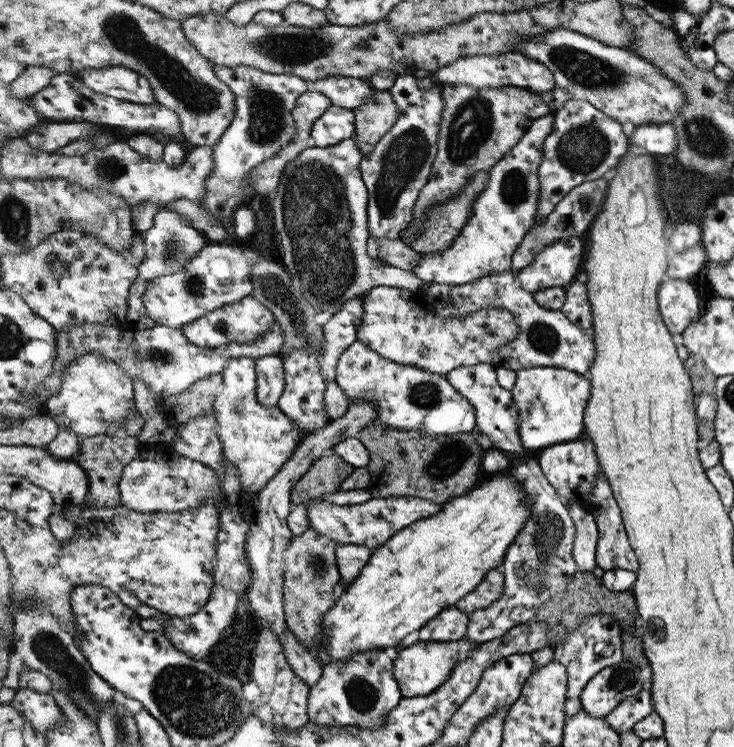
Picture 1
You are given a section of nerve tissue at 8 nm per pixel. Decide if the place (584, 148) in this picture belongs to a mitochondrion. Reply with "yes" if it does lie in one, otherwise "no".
yes

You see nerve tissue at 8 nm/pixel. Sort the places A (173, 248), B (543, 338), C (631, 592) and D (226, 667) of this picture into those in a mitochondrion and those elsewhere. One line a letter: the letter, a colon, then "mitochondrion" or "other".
A: mitochondrion
B: mitochondrion
C: other
D: mitochondrion

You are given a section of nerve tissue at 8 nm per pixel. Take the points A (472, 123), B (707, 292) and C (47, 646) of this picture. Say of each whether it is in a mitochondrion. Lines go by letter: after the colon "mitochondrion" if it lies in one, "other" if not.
A: mitochondrion
B: other
C: mitochondrion

